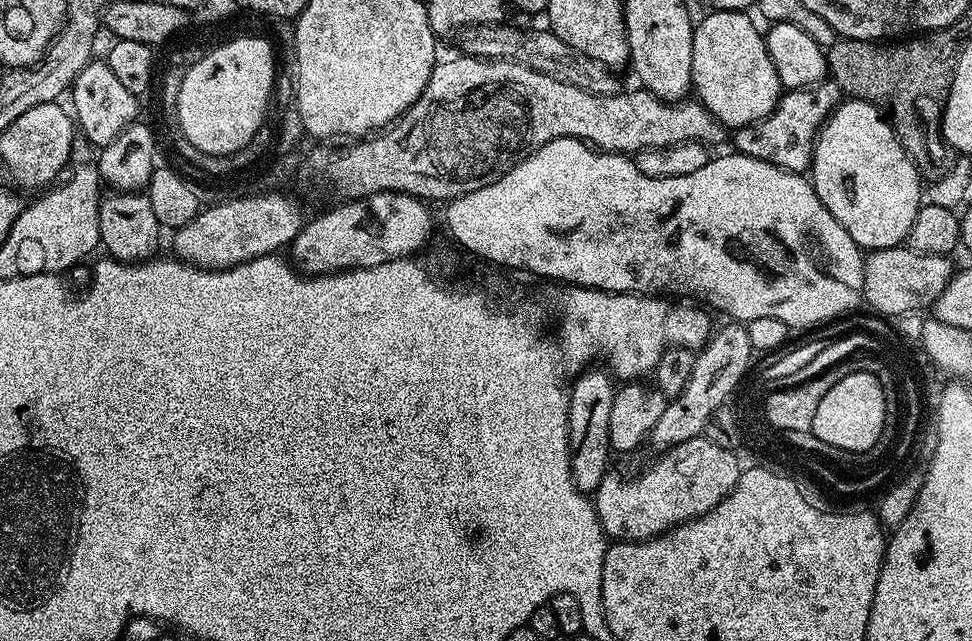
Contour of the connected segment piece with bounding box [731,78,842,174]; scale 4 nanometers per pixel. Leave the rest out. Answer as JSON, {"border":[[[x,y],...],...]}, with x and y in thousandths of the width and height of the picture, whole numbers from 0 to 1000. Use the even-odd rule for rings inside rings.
{"border":[[[854,122],[828,137],[808,142],[791,181],[784,184],[779,193],[769,193],[752,207],[753,225],[757,229],[754,232],[760,242],[799,256],[810,268],[830,270],[835,261],[835,229],[840,225],[844,195],[860,173],[860,164],[865,156],[864,136]]]}

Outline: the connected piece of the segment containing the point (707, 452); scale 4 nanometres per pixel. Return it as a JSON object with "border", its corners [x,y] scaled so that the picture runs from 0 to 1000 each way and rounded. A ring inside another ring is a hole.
{"border":[[[717,683],[686,700],[664,736],[658,736],[655,743],[637,743],[634,733],[627,735],[611,769],[613,807],[621,822],[622,838],[634,846],[670,842],[673,836],[680,836],[682,830],[705,817],[707,811],[717,811],[719,805],[735,796],[735,789],[739,789],[739,783],[746,780],[751,764],[755,764],[761,744],[763,724],[757,719],[757,710],[754,700],[744,693]]]}

